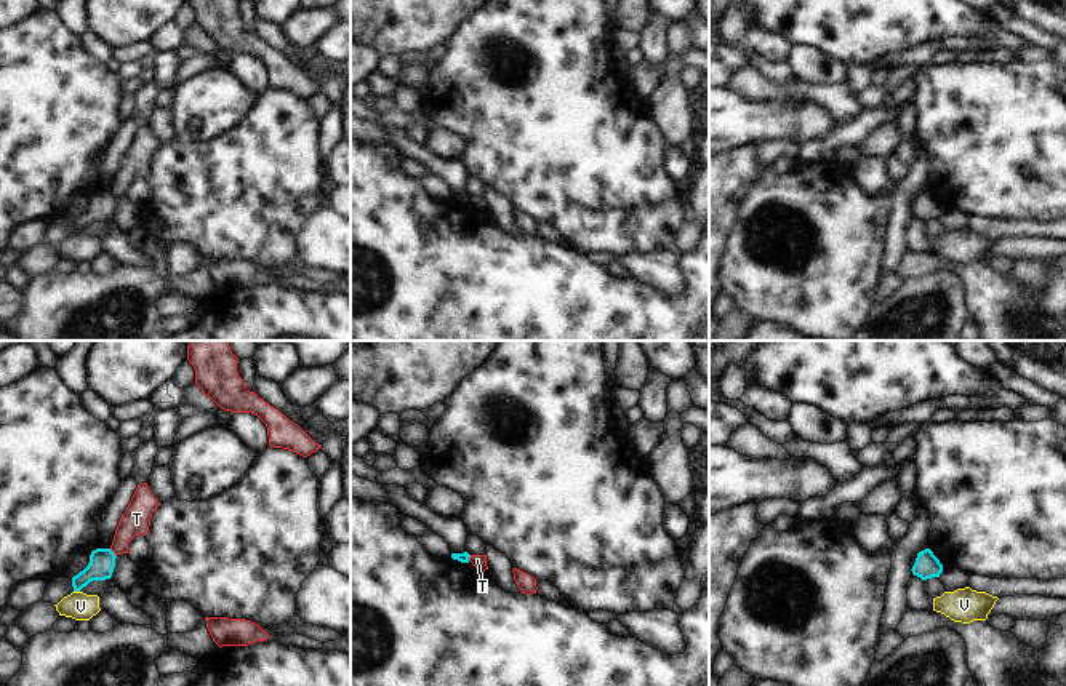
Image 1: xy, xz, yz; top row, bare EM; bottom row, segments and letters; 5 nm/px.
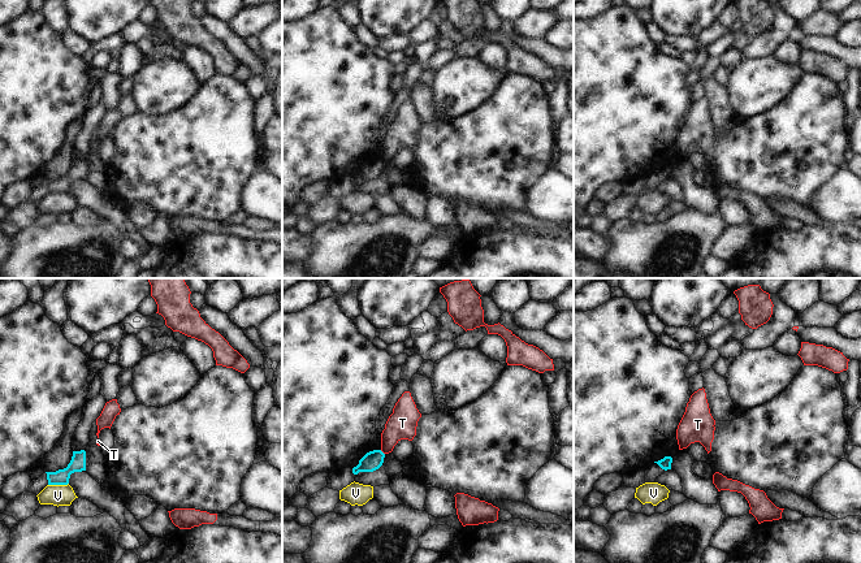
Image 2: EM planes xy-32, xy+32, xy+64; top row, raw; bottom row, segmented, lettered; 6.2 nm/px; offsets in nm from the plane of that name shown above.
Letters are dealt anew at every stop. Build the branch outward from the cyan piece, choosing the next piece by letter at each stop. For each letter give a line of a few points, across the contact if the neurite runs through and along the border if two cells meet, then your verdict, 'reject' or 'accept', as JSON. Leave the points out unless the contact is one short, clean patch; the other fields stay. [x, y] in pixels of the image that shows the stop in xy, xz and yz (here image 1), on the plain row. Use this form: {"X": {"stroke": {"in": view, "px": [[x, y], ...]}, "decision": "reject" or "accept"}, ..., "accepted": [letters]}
{"T": {"stroke": {"in": "xy", "px": [[109, 191], [116, 199]]}, "decision": "reject"}, "V": {"stroke": {"in": "xy", "px": [[74, 232], [79, 234]]}, "decision": "reject"}, "accepted": []}

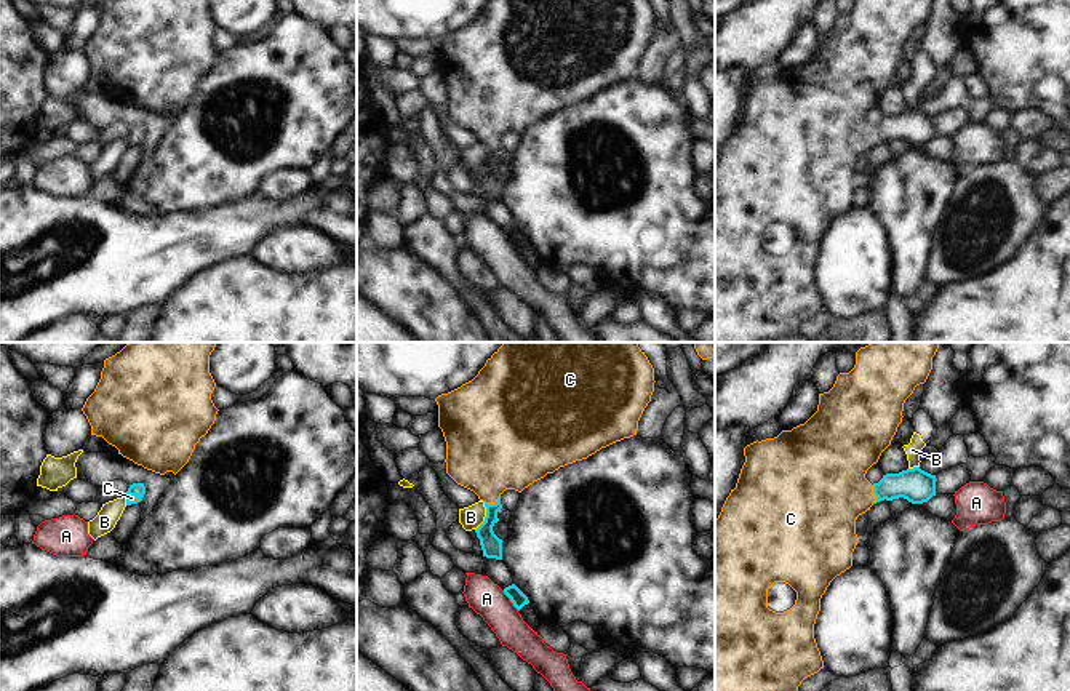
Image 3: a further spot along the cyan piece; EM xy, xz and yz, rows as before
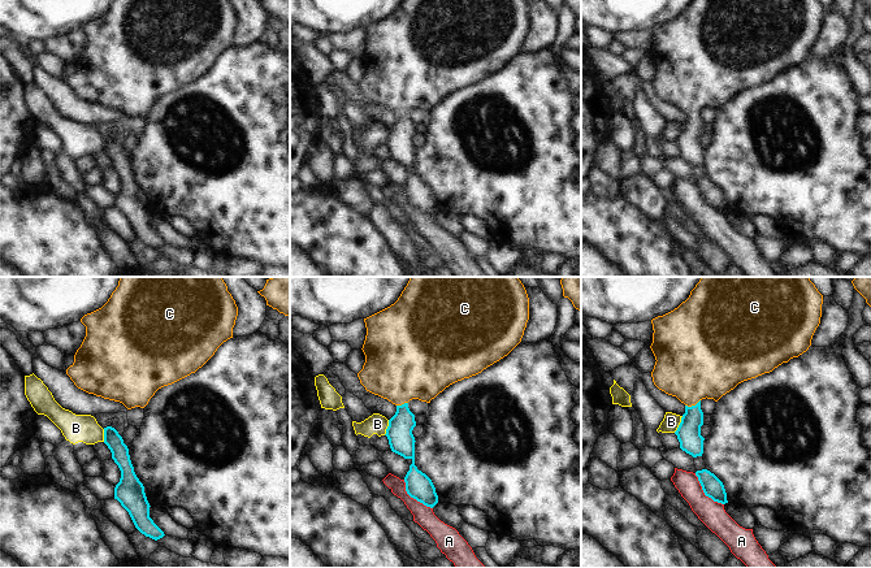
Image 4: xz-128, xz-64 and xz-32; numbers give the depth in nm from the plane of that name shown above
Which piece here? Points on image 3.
{"A": {"stroke": {"in": "xz", "px": [[503, 232], [519, 251]]}, "decision": "reject"}, "B": {"stroke": {"in": "xz", "px": [[485, 144], [485, 162], [475, 171]]}, "decision": "reject"}, "C": {"stroke": {"in": "yz", "px": [[915, 127], [893, 127], [874, 135], [824, 131]]}, "decision": "accept"}, "accepted": ["C"]}

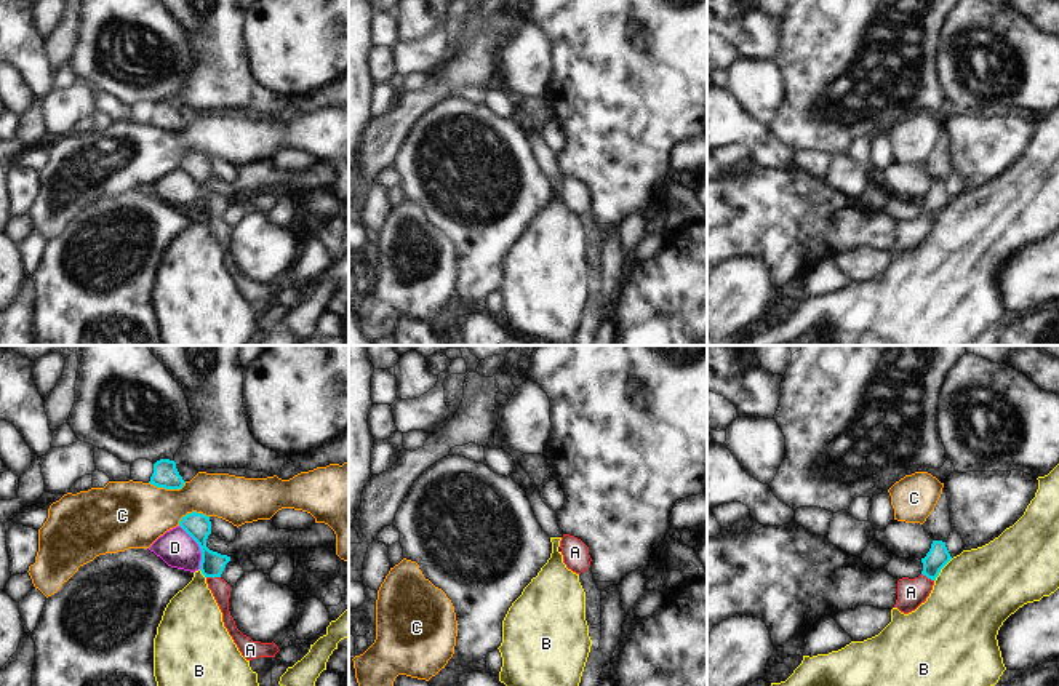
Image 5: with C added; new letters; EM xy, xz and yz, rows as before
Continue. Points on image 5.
{"A": {"stroke": {"in": "xy", "px": [[213, 205], [213, 219], [221, 232]]}, "decision": "accept"}, "B": {"stroke": {"in": "yz", "px": [[952, 200], [935, 223]]}, "decision": "reject"}, "C": {"stroke": {"in": "xy", "px": [[149, 123], [165, 130], [179, 130], [186, 123]]}, "decision": "reject"}, "D": {"stroke": {"in": "xy", "px": [[179, 167], [199, 189], [200, 210]]}, "decision": "reject"}, "accepted": ["A"]}

